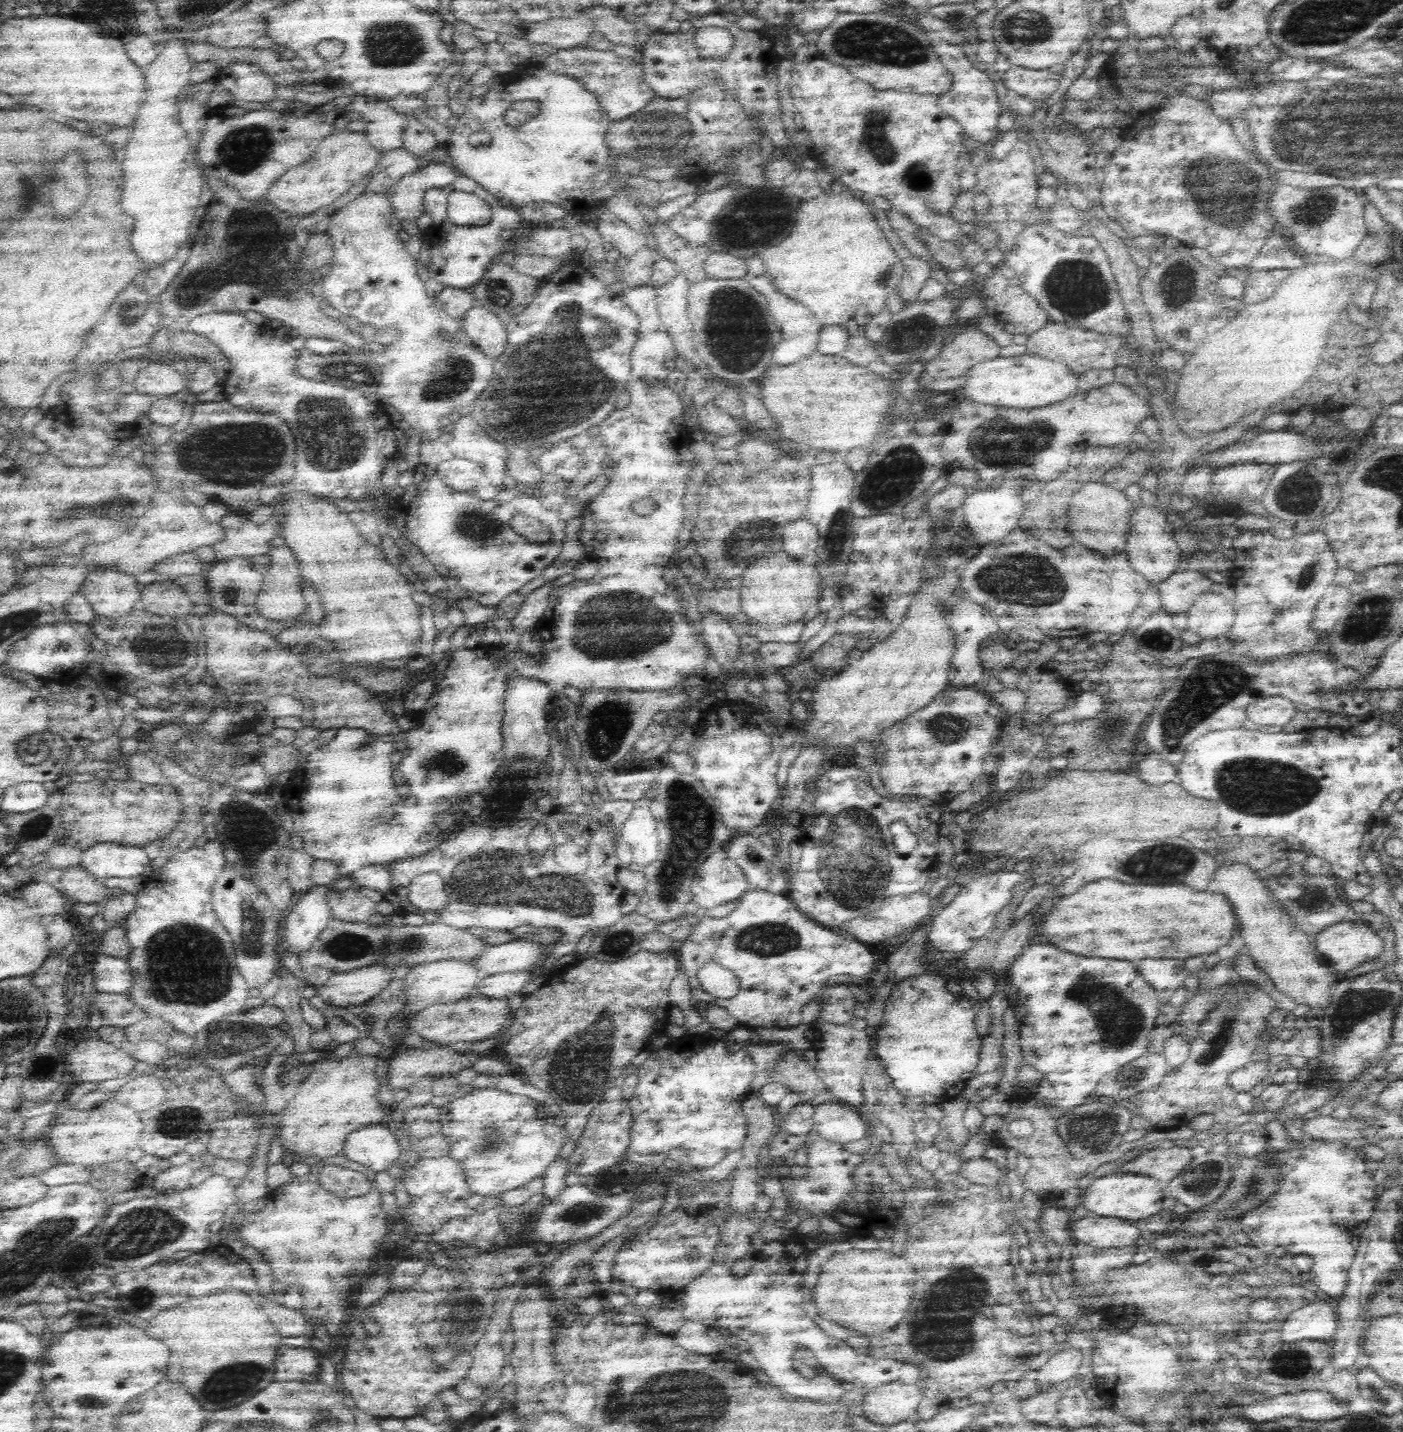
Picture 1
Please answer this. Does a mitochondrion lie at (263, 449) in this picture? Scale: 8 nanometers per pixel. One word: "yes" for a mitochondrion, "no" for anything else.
yes

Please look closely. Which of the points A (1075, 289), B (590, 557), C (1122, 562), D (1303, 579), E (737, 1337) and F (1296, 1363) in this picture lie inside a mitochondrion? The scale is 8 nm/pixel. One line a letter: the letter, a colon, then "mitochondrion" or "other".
A: mitochondrion
B: other
C: other
D: mitochondrion
E: other
F: mitochondrion

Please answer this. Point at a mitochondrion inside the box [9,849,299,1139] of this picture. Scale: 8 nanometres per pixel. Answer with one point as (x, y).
(185, 965)

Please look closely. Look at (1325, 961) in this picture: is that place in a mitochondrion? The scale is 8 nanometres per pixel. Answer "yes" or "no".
no

